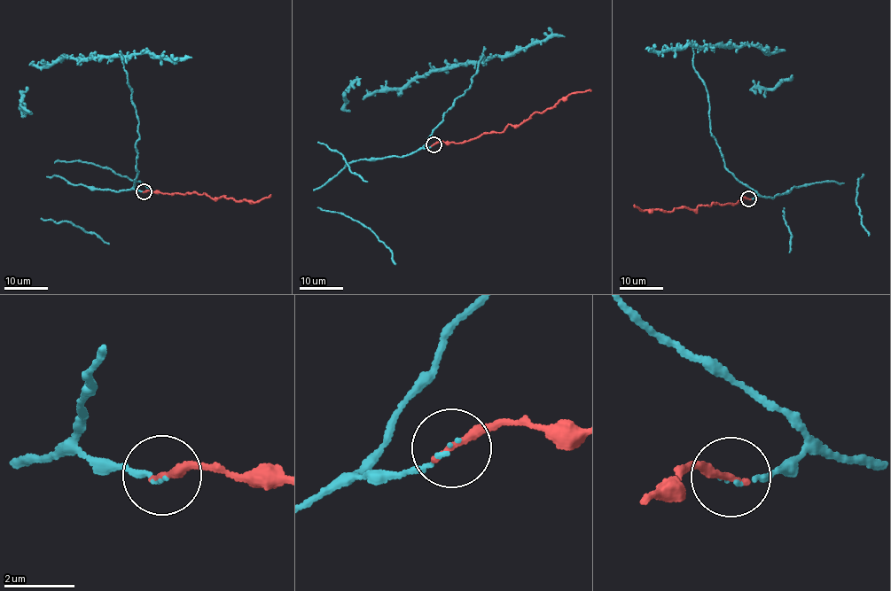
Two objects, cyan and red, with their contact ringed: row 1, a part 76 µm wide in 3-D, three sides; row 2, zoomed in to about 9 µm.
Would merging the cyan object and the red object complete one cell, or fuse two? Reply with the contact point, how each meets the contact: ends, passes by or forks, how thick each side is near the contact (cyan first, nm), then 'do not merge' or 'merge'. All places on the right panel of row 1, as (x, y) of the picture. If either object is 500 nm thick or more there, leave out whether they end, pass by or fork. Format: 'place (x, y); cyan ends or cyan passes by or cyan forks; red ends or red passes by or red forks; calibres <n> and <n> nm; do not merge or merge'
place (748, 198); cyan ends; red ends; calibres 70 and 240 nm; merge

